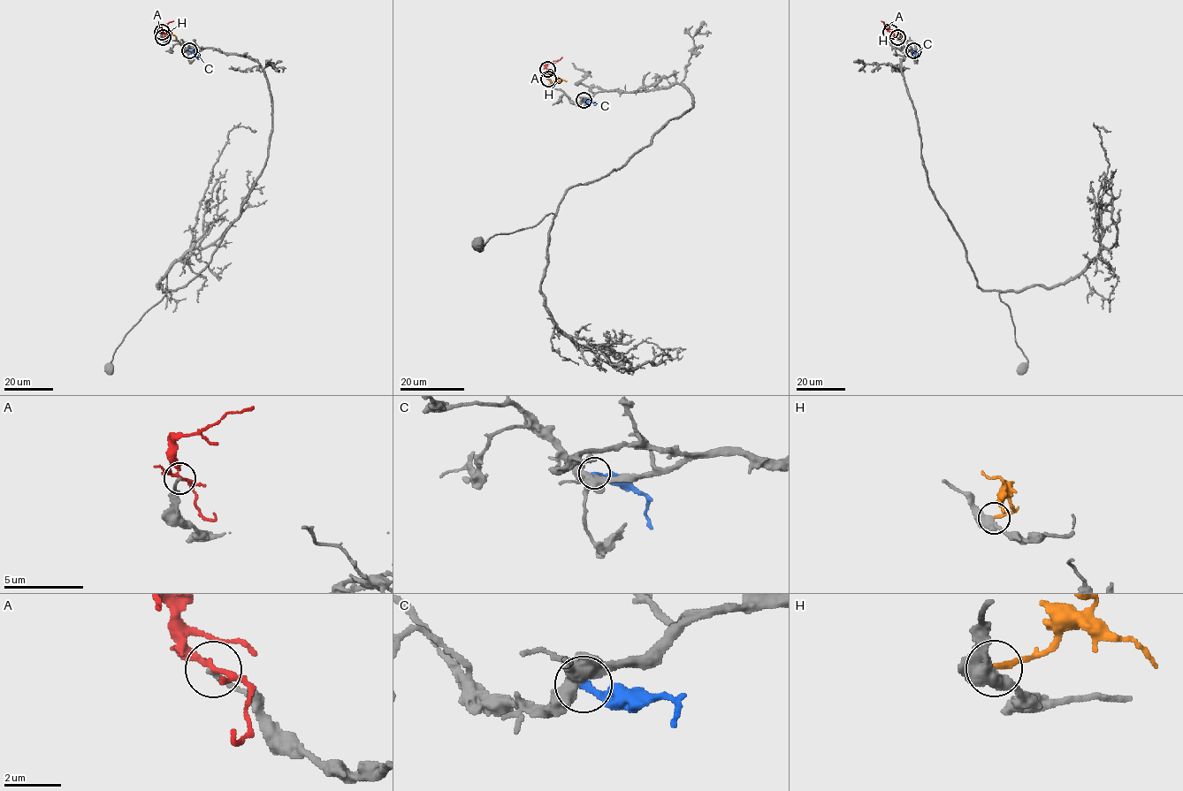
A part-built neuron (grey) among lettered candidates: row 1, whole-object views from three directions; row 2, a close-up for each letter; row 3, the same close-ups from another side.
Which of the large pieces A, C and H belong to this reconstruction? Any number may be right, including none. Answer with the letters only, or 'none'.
none

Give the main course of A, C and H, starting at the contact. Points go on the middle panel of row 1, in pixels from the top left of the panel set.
A: (547, 70), (547, 63), (562, 57)
C: (583, 100), (595, 104)
H: (547, 79), (553, 82), (566, 81)

